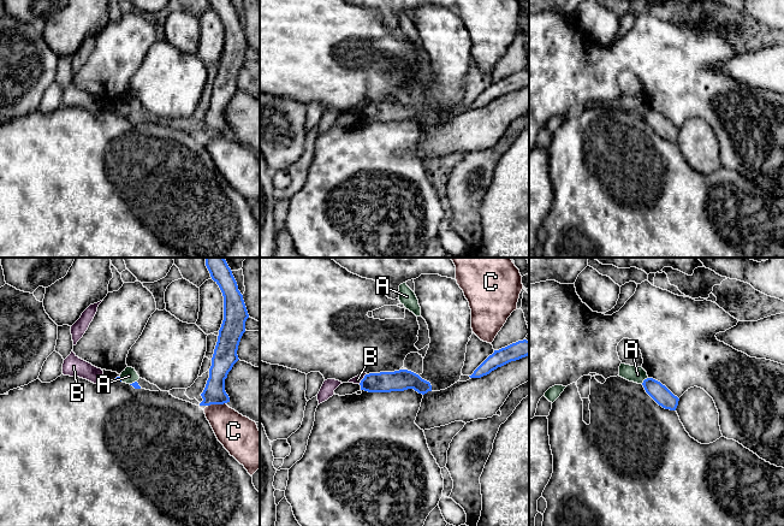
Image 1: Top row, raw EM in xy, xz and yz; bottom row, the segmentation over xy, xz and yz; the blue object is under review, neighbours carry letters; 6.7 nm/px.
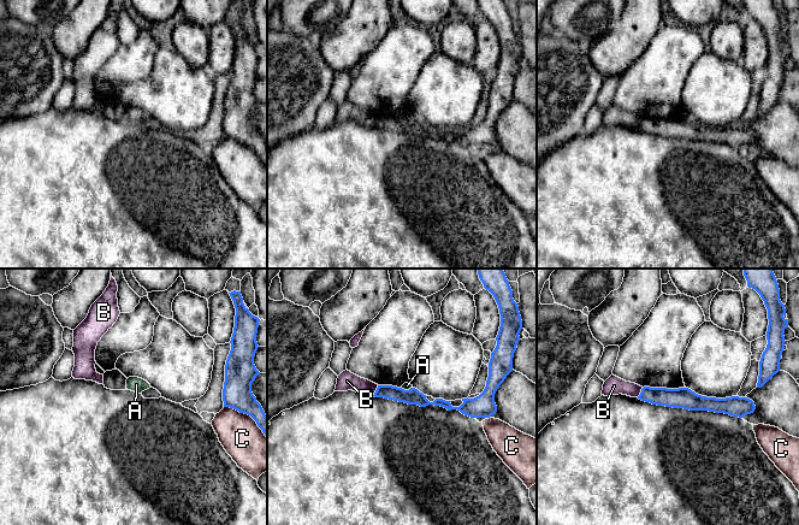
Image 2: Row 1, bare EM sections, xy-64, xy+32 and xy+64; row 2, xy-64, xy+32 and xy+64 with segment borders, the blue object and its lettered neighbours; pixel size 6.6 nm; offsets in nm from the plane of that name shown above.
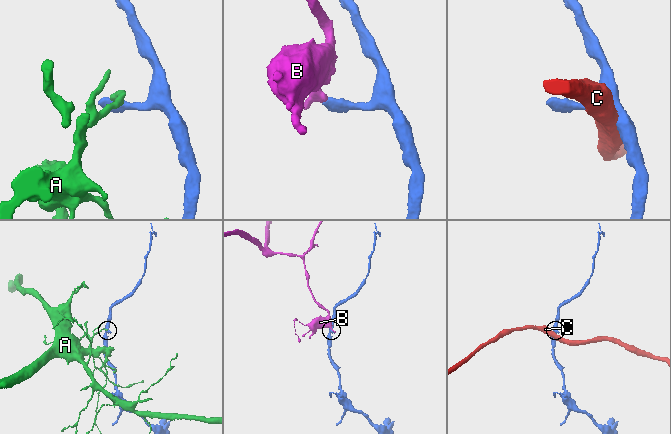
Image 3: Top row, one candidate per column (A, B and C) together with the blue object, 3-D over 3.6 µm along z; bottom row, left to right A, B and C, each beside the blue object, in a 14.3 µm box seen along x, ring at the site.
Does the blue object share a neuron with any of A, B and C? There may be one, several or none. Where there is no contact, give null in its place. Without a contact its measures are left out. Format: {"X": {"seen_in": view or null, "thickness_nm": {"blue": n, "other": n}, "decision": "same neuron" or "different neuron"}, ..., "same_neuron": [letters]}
{"A": {"seen_in": "yz", "thickness_nm": {"blue": 120, "other": 110}, "decision": "different neuron"}, "B": {"seen_in": "xz", "thickness_nm": {"blue": 140, "other": 50}, "decision": "different neuron"}, "C": {"seen_in": "xy", "thickness_nm": {"blue": 150, "other": 240}, "decision": "different neuron"}, "same_neuron": []}

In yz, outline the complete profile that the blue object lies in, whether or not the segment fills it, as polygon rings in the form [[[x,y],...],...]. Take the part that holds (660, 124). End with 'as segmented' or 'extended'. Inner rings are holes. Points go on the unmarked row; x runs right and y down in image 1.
[[[647,108],[642,113],[646,123],[663,138],[676,141],[679,129],[660,112]]]; as segmented

